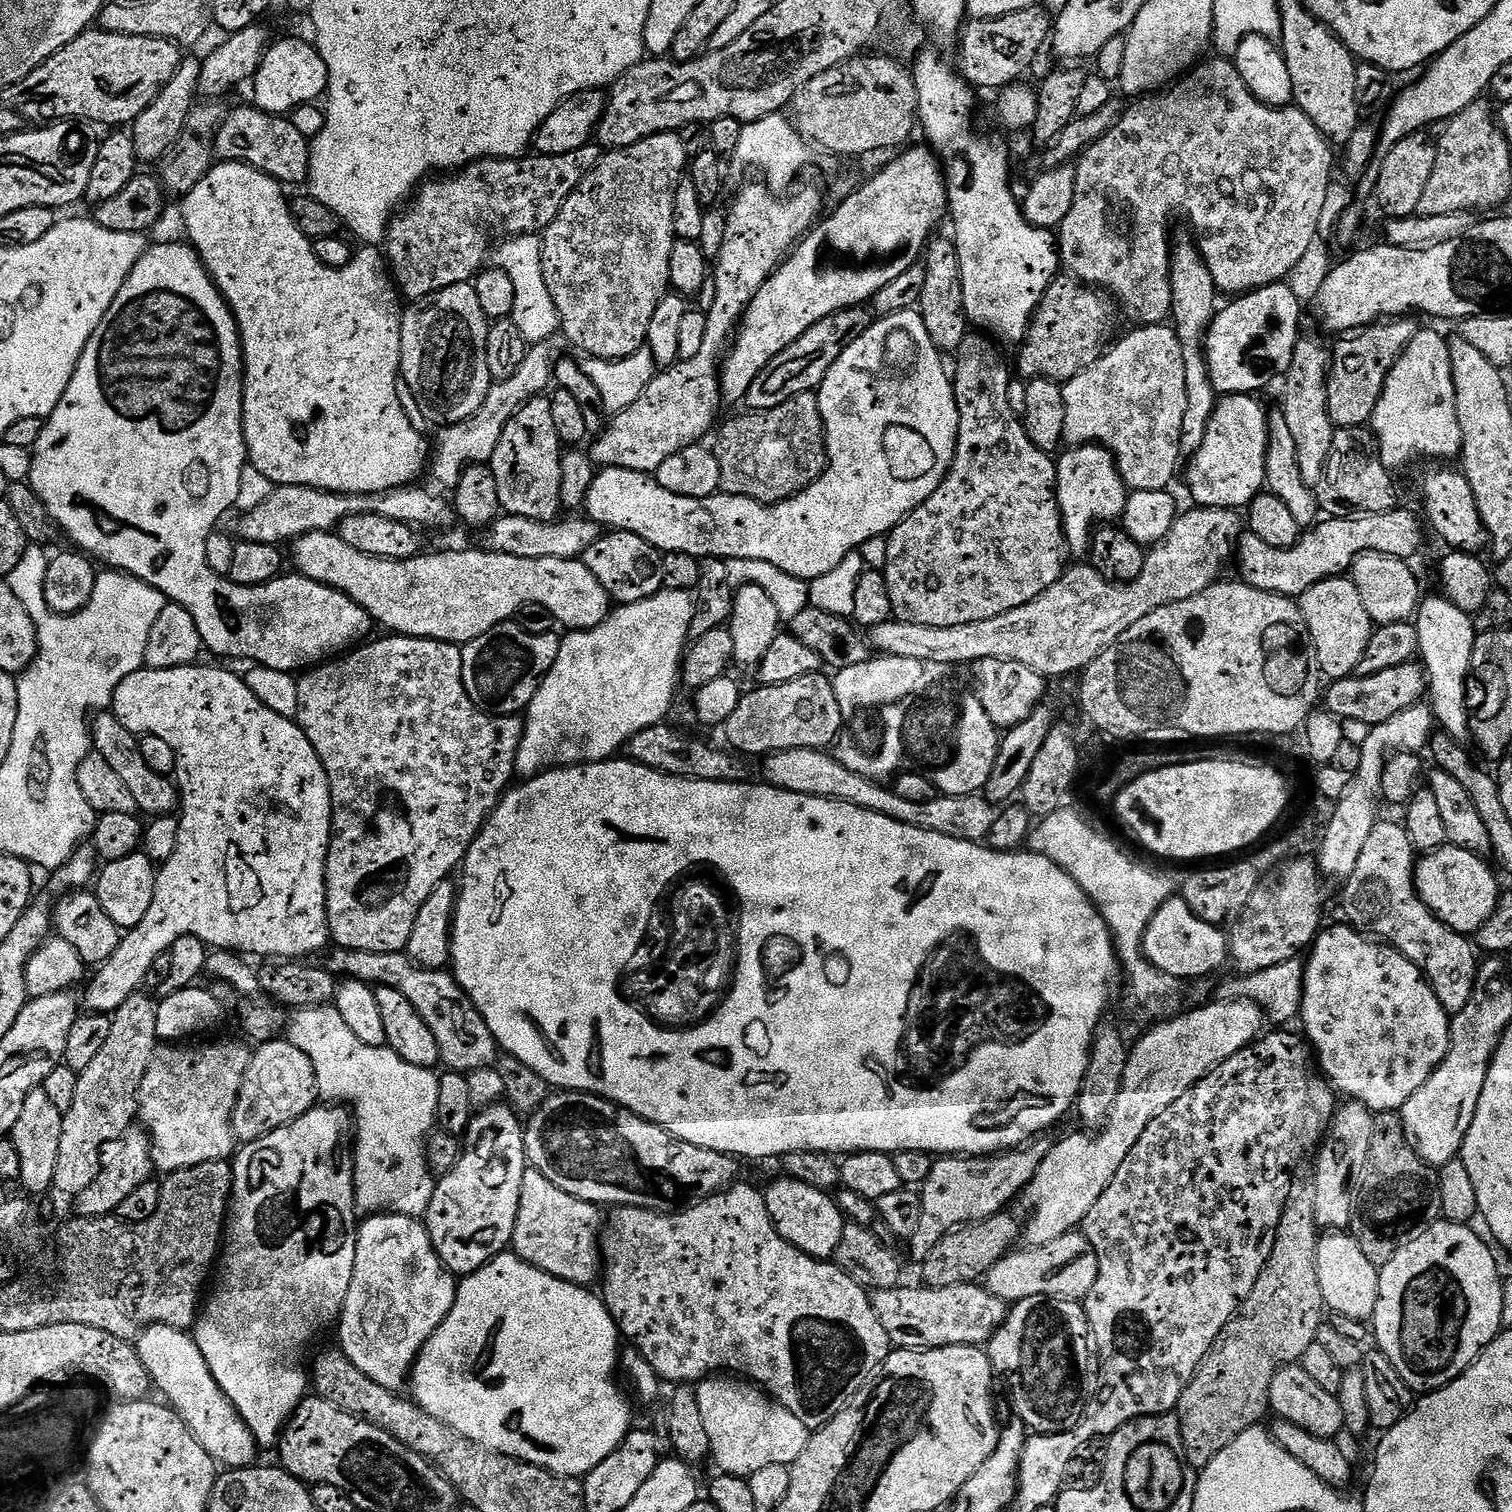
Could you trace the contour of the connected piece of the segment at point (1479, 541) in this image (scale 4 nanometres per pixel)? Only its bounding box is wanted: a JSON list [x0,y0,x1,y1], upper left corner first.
[1424,466,1489,552]

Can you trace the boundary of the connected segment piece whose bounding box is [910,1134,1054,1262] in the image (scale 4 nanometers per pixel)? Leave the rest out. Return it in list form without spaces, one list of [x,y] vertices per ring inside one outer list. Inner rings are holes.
[[[1041,1134],[1006,1152],[990,1156],[966,1156],[963,1154],[944,1154],[933,1159],[930,1178],[919,1189],[922,1198],[922,1223],[914,1230],[910,1241],[912,1256],[922,1262],[942,1242],[942,1238],[965,1224],[980,1224],[991,1216],[1005,1211],[1012,1199],[1019,1197],[1028,1187],[1042,1158],[1050,1154],[1054,1140],[1048,1134]]]

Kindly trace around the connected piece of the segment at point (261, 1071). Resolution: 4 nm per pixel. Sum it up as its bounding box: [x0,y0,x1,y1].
[232,1038,317,1146]

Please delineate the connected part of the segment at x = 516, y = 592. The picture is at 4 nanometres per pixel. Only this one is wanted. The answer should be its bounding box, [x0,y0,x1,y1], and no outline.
[290,531,613,644]

